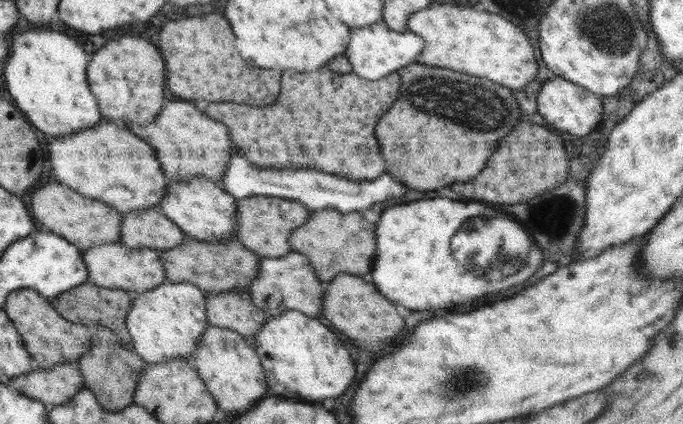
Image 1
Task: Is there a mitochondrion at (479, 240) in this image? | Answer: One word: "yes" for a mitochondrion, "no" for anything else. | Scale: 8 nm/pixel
yes

